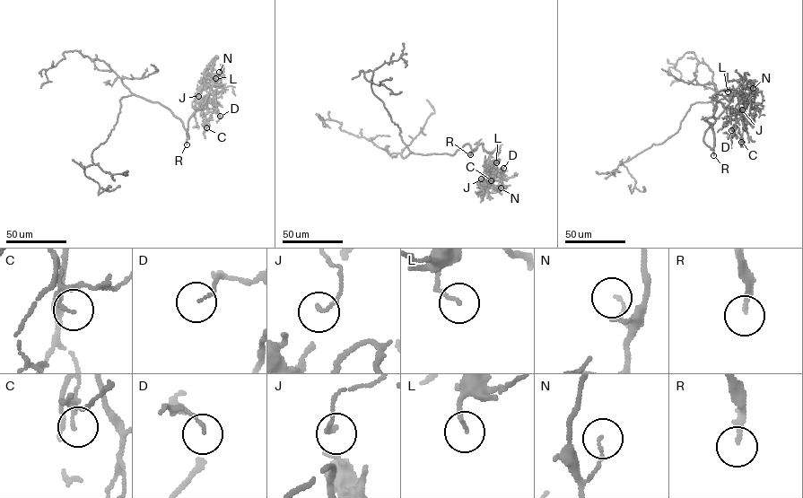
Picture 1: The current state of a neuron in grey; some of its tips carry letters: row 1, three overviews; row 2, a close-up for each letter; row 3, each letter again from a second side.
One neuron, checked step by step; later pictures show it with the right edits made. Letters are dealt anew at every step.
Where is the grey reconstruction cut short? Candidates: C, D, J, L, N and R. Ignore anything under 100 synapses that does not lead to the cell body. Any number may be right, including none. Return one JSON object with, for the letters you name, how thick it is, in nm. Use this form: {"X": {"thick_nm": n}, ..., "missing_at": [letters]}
{"R": {"thick_nm": 200}, "missing_at": ["R"]}

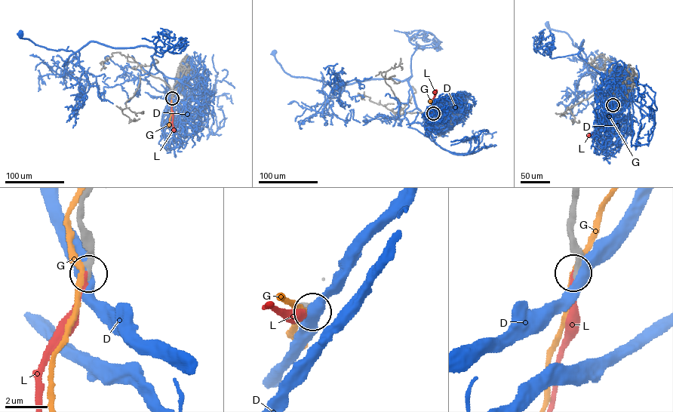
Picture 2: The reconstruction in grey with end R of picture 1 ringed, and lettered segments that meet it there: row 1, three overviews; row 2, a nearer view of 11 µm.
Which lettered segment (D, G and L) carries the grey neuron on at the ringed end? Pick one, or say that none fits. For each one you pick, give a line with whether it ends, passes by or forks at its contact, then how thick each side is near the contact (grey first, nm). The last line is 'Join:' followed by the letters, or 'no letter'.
L: it ends there; 280 nm thick on the grey side, 240 nm on the other
Join: L

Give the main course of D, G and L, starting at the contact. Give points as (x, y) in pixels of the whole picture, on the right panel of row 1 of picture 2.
D: (613, 104), (621, 93), (619, 82), (594, 70), (578, 55), (582, 40), (579, 50), (565, 32), (547, 25)
G: (613, 104), (610, 115), (599, 130)
L: (613, 104), (610, 113), (590, 134)

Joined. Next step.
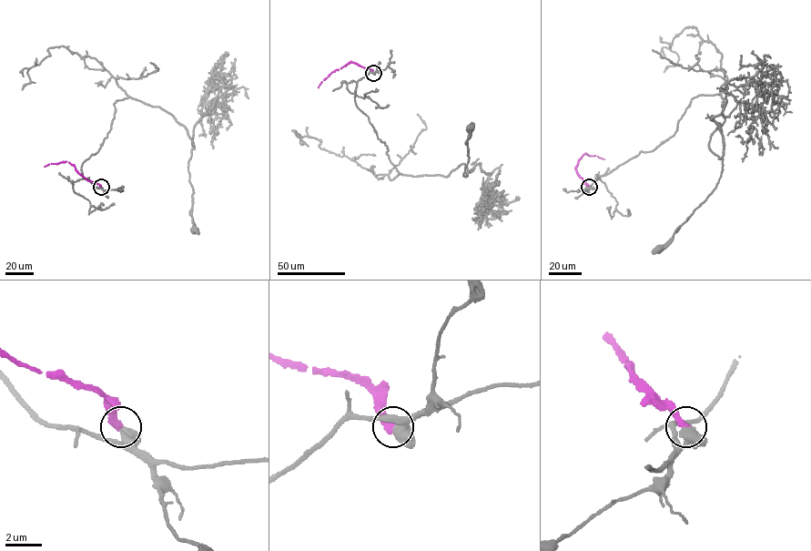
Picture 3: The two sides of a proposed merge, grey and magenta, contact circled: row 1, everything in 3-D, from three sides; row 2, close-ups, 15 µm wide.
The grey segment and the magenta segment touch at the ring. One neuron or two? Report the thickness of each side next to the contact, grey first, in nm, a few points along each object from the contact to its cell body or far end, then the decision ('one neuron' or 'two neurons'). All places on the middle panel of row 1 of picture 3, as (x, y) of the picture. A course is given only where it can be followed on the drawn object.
calibres 440 and 380 nm; course grey (373, 73), (357, 82), (355, 103), (399, 172), (447, 177), (462, 164), (466, 177), (469, 128); course magenta (373, 73), (349, 62), (331, 72), (318, 87); two neurons

